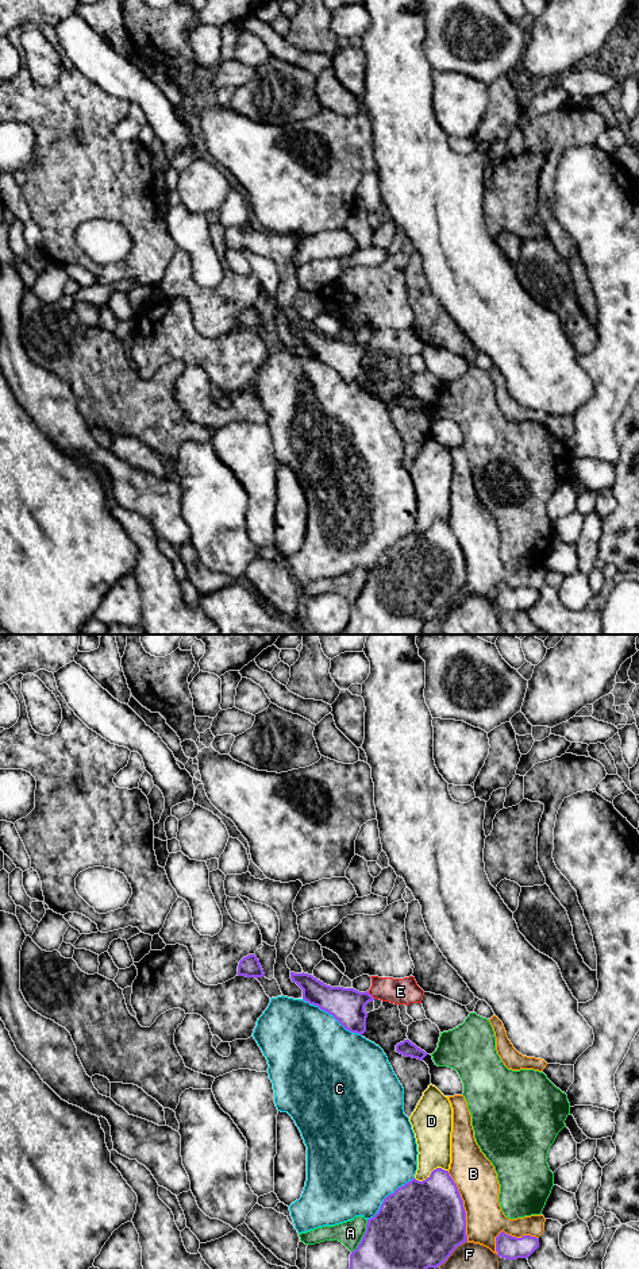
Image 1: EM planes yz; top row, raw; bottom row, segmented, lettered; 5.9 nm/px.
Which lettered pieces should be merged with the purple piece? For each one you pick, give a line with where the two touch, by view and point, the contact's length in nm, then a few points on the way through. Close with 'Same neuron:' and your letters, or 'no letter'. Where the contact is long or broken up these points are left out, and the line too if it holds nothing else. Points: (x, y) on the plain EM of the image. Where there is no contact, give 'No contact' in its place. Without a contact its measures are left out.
E: Touches purple at yz (370, 347). Shared border 60 nm. Path across: yz (346, 357), (370, 347), (376, 343), (400, 343)
Same neuron: E

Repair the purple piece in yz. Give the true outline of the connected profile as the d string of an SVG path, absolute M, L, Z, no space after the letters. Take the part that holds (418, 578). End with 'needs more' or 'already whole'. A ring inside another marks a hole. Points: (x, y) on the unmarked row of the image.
M436 520L426 532L413 529L384 551L378 564L367 571L366 583L350 606L347 626L338 634L423 634L426 621L444 616L465 594L467 587L463 552L449 522Z; already whole

